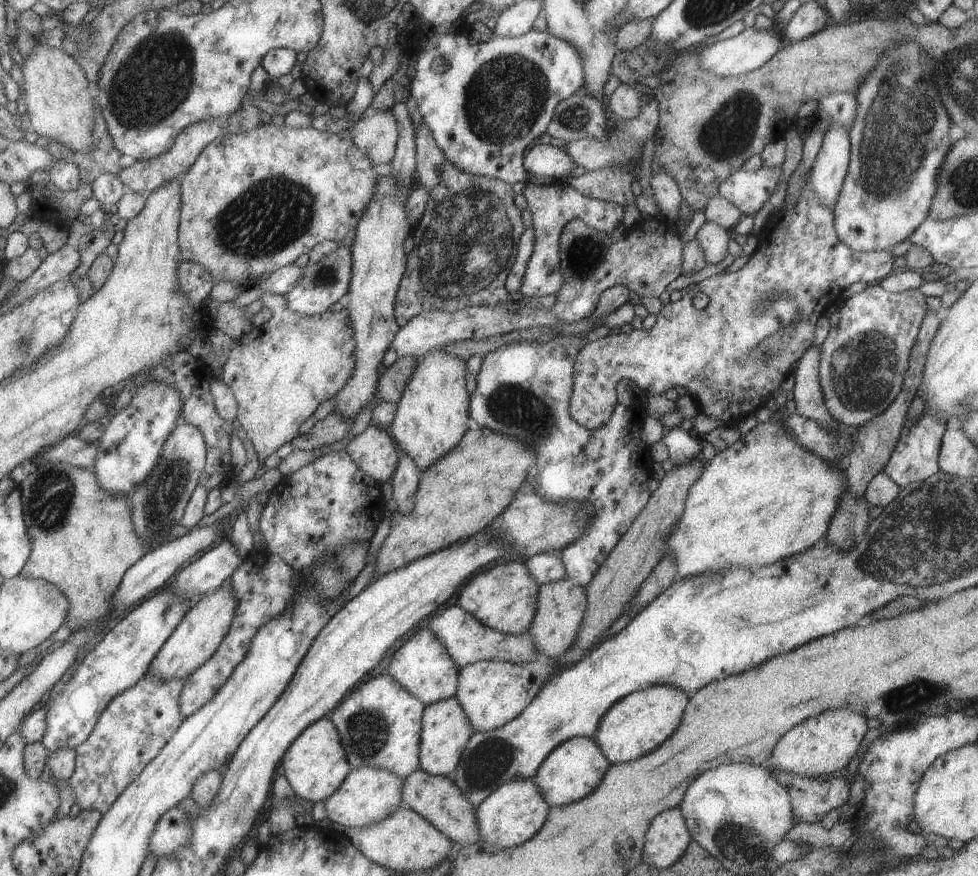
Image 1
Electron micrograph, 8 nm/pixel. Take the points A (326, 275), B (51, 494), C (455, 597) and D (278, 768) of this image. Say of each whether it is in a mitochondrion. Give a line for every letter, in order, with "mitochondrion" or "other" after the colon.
A: mitochondrion
B: mitochondrion
C: other
D: other

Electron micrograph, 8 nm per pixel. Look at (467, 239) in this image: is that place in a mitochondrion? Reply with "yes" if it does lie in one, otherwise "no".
yes

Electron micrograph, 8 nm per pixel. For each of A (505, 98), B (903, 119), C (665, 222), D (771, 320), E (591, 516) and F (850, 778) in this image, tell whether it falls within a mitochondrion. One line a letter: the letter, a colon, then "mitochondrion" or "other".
A: mitochondrion
B: mitochondrion
C: other
D: mitochondrion
E: other
F: other

